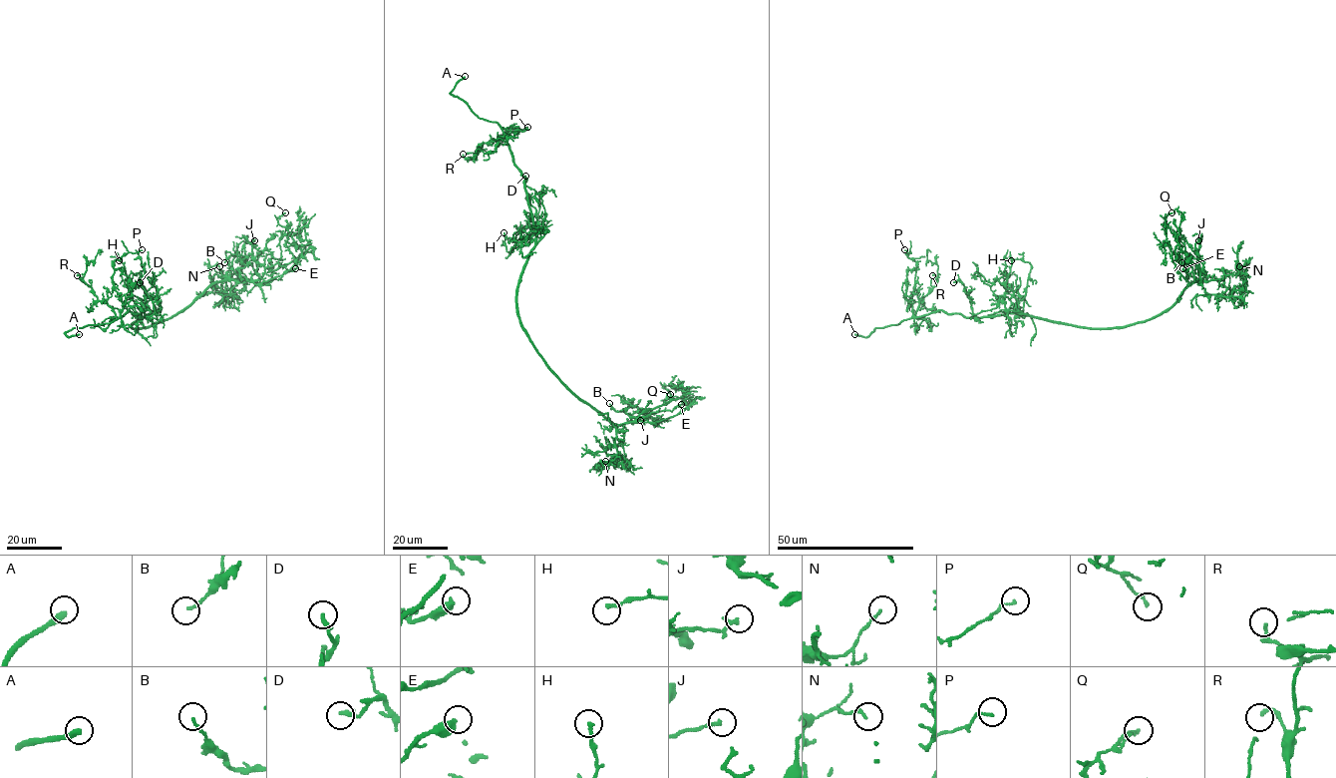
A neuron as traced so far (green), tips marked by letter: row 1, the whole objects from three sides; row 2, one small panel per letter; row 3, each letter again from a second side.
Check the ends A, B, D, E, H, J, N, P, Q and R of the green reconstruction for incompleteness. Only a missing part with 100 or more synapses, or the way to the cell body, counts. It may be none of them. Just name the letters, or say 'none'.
A

